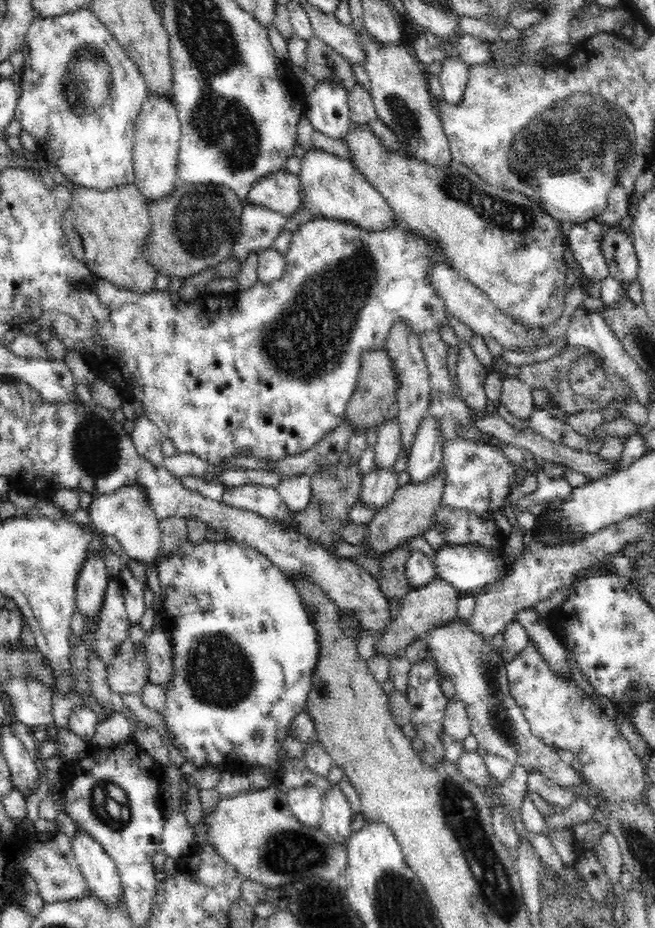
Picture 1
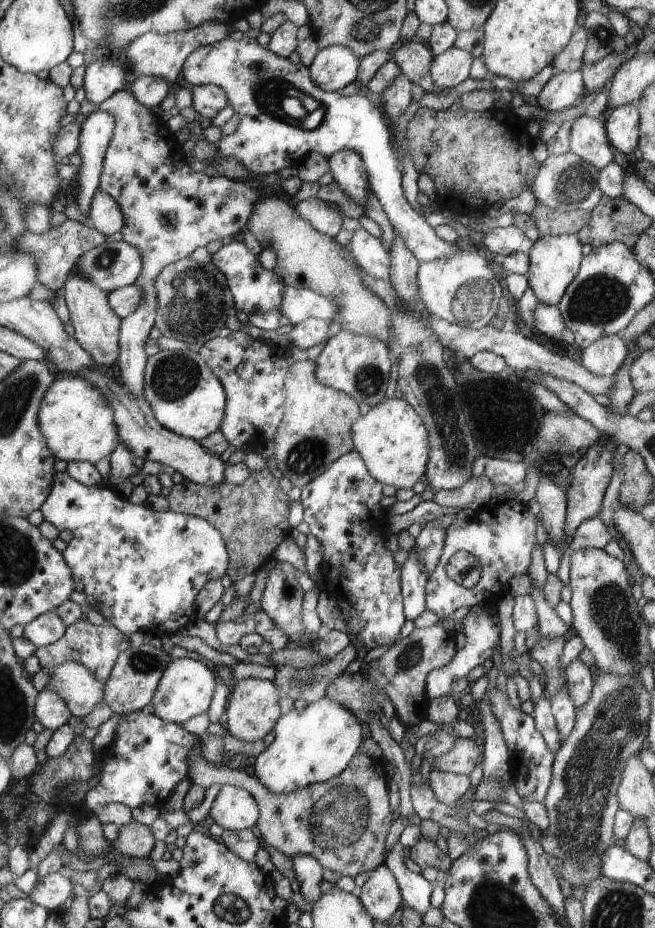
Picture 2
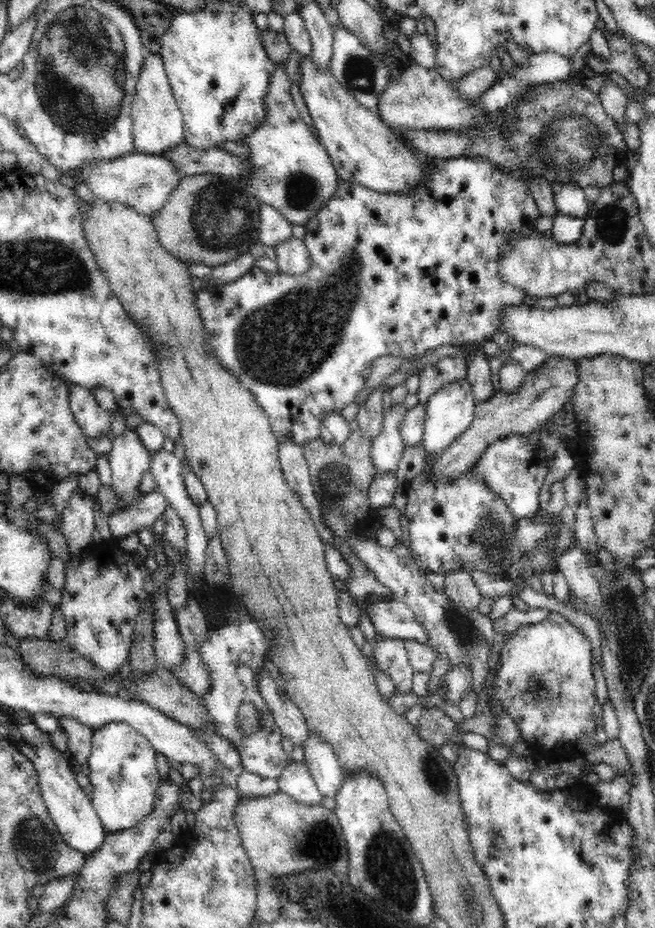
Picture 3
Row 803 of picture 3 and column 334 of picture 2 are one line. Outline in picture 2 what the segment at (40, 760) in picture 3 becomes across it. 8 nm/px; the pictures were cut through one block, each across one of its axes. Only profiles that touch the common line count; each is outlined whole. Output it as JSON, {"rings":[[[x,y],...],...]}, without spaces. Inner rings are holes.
{"rings":[[[332,45],[316,54],[309,71],[322,90],[338,92],[356,81],[360,61],[349,47]]]}

